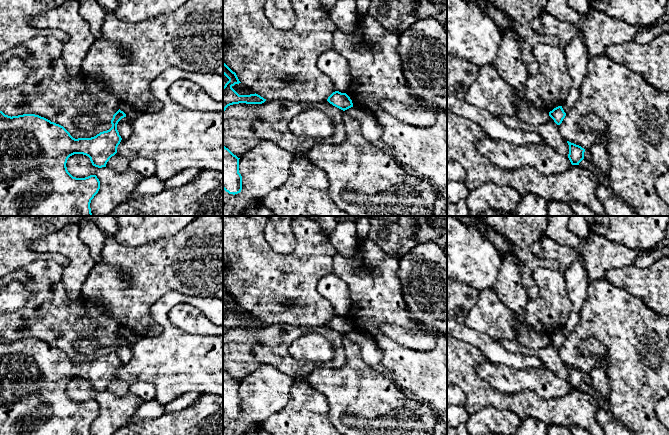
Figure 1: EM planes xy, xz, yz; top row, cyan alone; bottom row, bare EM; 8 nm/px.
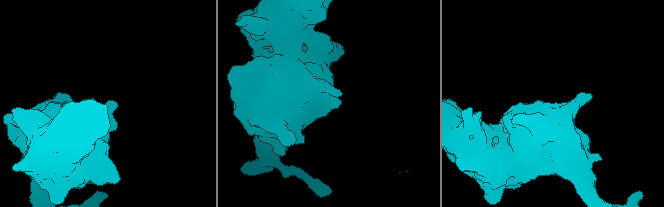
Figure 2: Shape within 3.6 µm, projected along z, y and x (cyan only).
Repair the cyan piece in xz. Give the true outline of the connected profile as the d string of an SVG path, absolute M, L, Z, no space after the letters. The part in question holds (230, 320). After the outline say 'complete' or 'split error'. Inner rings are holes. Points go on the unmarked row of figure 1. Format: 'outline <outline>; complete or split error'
outline M224 286L223 298L229 305L223 311L223 336L226 332L233 328L246 327L246 328L262 328L266 325L258 318L239 319L232 311L235 308L241 307L236 299Z; complete

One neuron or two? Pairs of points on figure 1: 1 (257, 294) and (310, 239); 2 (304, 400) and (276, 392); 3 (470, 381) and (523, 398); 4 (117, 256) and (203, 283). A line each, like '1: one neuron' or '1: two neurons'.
1: one neuron
2: two neurons
3: one neuron
4: one neuron

